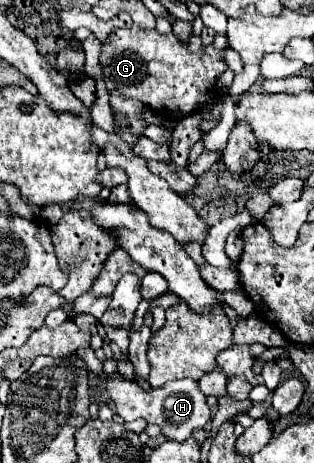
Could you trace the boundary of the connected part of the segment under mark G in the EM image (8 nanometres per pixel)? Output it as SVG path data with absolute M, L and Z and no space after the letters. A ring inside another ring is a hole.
M138 25L114 29L106 41L100 43L100 67L106 89L118 89L124 97L132 97L148 105L152 111L158 113L172 113L176 117L184 117L194 113L202 103L206 103L212 95L212 81L206 75L218 75L226 69L222 63L222 51L216 51L212 45L202 49L200 37L192 35L188 45L182 43L174 33L160 35L156 29L140 29Z

